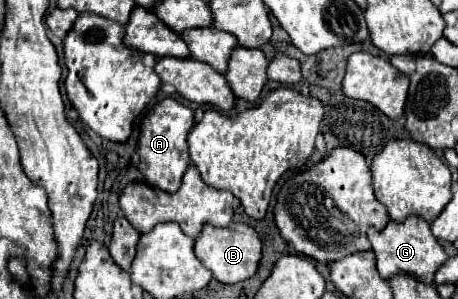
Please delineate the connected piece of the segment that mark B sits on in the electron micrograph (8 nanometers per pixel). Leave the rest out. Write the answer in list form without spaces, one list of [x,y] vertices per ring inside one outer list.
[[[231,223],[229,227],[223,227],[223,229],[205,225],[201,235],[195,239],[195,255],[213,273],[217,281],[239,283],[255,275],[261,259],[261,239],[253,227],[243,223]]]

